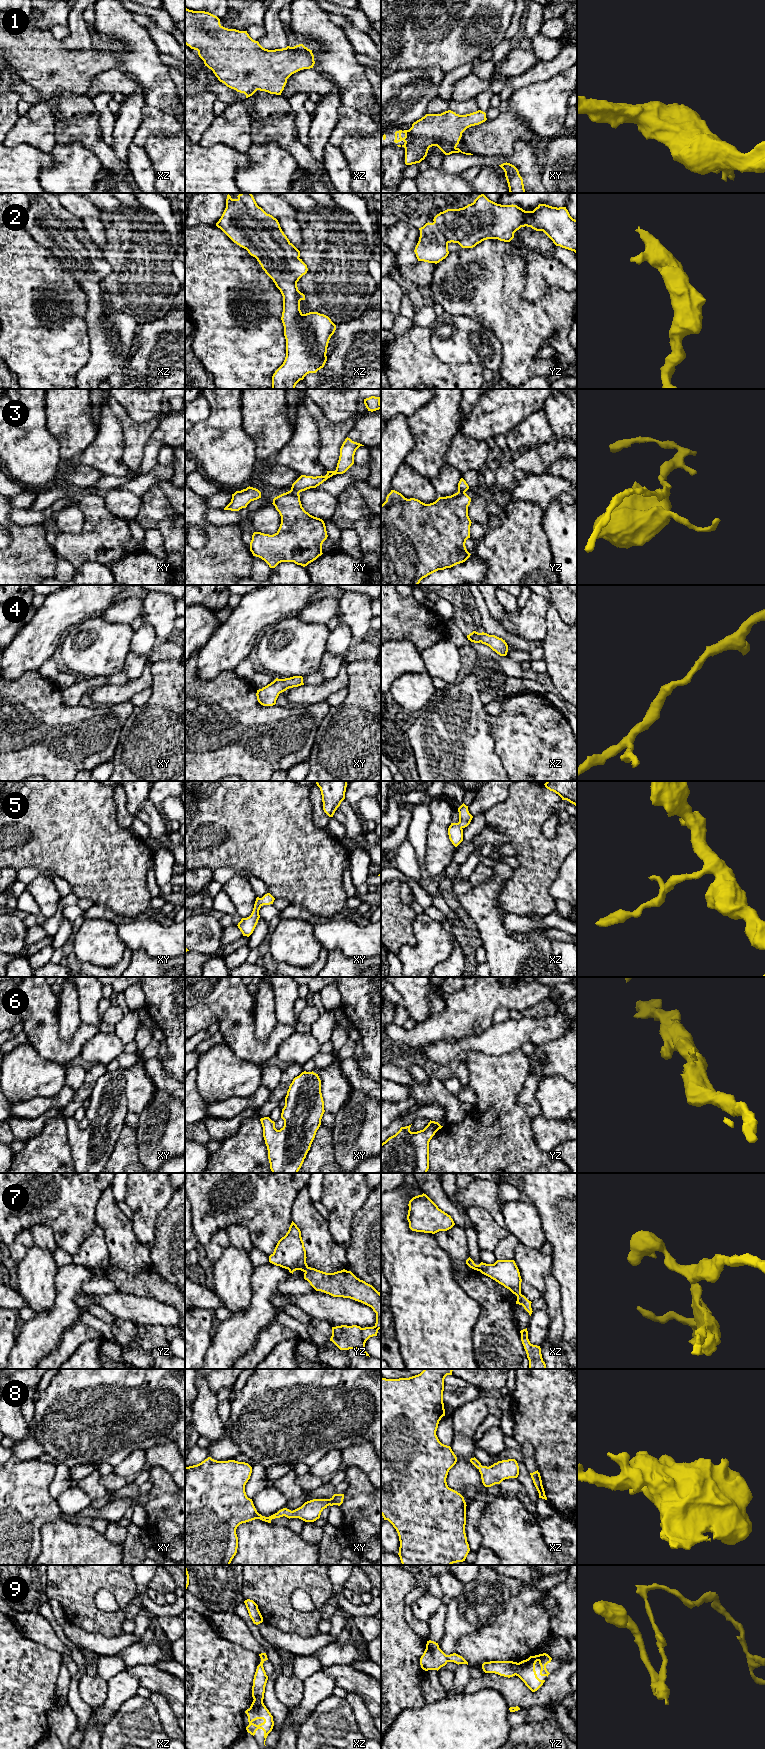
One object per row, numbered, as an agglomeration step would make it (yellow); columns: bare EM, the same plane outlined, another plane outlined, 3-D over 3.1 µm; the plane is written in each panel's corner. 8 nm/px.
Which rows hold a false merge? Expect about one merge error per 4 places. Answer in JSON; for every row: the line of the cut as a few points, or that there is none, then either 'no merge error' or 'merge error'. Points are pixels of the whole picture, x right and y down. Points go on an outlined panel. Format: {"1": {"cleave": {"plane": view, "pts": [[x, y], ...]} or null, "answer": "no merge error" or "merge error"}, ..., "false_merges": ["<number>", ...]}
{"1": {"cleave": null, "answer": "no merge error"}, "2": {"cleave": null, "answer": "no merge error"}, "3": {"cleave": {"plane": "xy", "pts": [[290, 490], [298, 493]]}, "answer": "merge error"}, "4": {"cleave": null, "answer": "no merge error"}, "5": {"cleave": null, "answer": "no merge error"}, "6": {"cleave": null, "answer": "no merge error"}, "7": {"cleave": {"plane": "yz", "pts": [[308, 1267], [304, 1271]]}, "answer": "merge error"}, "8": {"cleave": null, "answer": "no merge error"}, "9": {"cleave": null, "answer": "no merge error"}, "false_merges": ["3", "7"]}

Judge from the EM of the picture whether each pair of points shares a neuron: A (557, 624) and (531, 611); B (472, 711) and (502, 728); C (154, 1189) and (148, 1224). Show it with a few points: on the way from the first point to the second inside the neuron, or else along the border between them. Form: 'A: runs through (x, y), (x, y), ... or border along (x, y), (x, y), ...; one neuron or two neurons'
A: border along (550, 605), (546, 614), (546, 634), (541, 641); two neurons
B: border along (489, 715), (489, 730), (494, 743); two neurons
C: runs through (148, 1198), (148, 1215); one neuron

